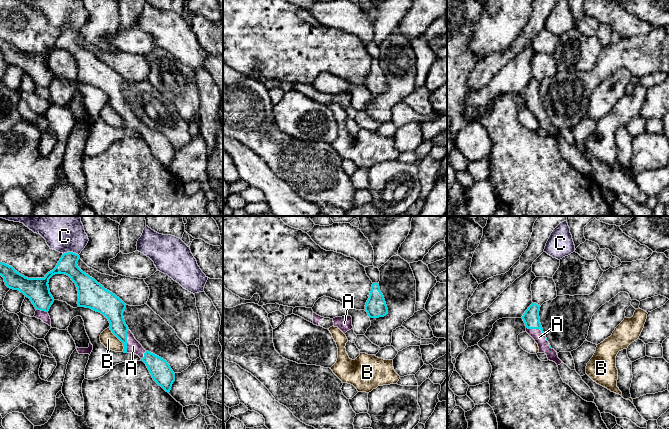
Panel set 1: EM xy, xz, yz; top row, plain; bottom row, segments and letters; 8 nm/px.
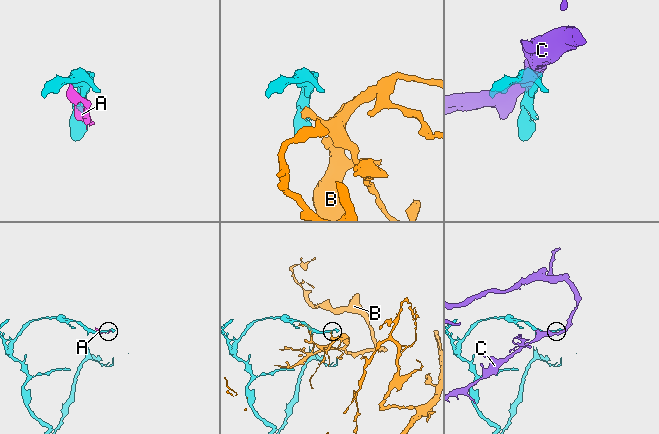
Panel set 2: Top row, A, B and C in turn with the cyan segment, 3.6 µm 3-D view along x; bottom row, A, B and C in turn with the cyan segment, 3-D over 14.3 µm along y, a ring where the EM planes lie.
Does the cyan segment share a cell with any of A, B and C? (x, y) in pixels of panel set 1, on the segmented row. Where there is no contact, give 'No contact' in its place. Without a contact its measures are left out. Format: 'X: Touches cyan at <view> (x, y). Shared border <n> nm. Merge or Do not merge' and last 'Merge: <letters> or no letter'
A: Touches cyan at xy (126, 340). Shared border 200 nm. Merge
B: Touches cyan at xy (118, 338). Shared border 240 nm. Do not merge
C: Touches cyan at xy (71, 252). Shared border 130 nm. Do not merge
Merge: A

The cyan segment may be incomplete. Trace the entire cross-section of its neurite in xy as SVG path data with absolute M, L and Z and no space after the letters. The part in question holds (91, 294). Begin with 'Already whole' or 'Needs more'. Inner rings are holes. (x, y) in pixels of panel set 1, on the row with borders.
Needs more. M64 253L56 267L44 278L25 277L12 266L0 262L0 275L8 288L18 290L30 299L36 309L34 317L49 326L51 326L51 319L48 311L54 302L48 285L49 279L59 273L69 276L77 287L78 306L103 314L110 323L109 328L112 333L123 343L123 352L138 355L146 364L153 380L169 393L175 381L175 373L170 365L163 358L146 351L135 339L123 317L126 304L83 272L77 265L79 258L76 253Z

